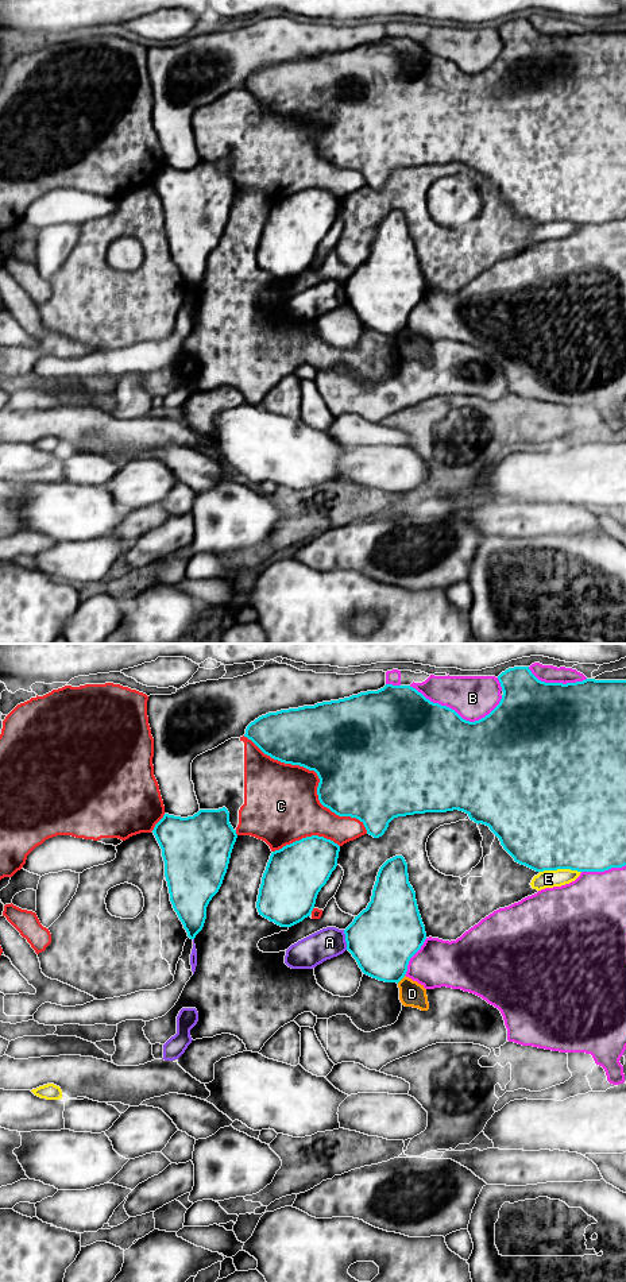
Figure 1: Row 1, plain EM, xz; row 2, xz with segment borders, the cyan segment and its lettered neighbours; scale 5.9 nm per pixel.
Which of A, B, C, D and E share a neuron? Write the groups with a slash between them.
A / B C D / E

